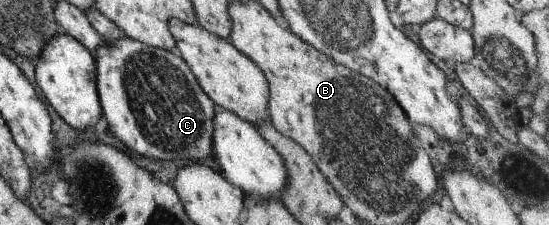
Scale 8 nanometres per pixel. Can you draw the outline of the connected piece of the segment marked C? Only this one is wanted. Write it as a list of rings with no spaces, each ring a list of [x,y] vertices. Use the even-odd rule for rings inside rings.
[[[120,34],[119,38],[116,38],[113,42],[108,42],[107,44],[102,42],[100,45],[97,45],[95,47],[93,57],[93,62],[95,63],[95,86],[101,107],[102,118],[108,122],[110,132],[112,132],[114,137],[117,139],[120,138],[120,142],[122,142],[126,148],[130,149],[133,153],[137,153],[148,159],[152,156],[151,159],[160,161],[161,164],[164,160],[168,160],[168,158],[173,157],[186,157],[190,160],[198,160],[198,158],[212,155],[212,117],[214,116],[214,106],[216,105],[208,98],[208,96],[206,96],[206,93],[200,88],[200,85],[194,78],[194,75],[190,72],[188,65],[180,58],[180,55],[175,53],[174,50],[169,51],[145,46],[143,43],[131,40],[125,35]]]

